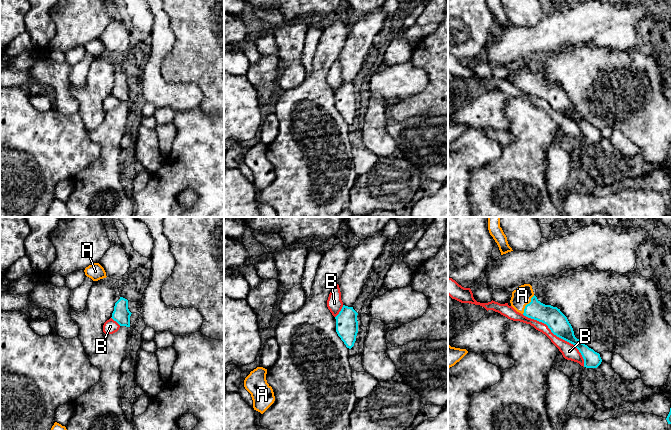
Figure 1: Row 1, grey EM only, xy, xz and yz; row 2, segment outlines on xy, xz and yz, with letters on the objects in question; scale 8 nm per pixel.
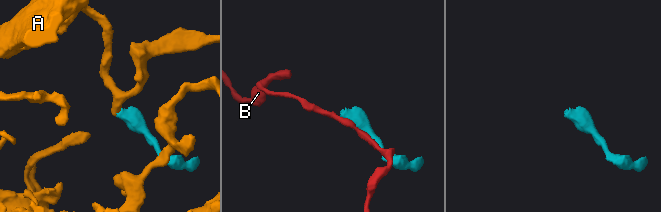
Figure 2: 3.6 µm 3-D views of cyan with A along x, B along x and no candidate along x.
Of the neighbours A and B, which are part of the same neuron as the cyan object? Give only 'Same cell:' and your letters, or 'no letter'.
Same cell: A

